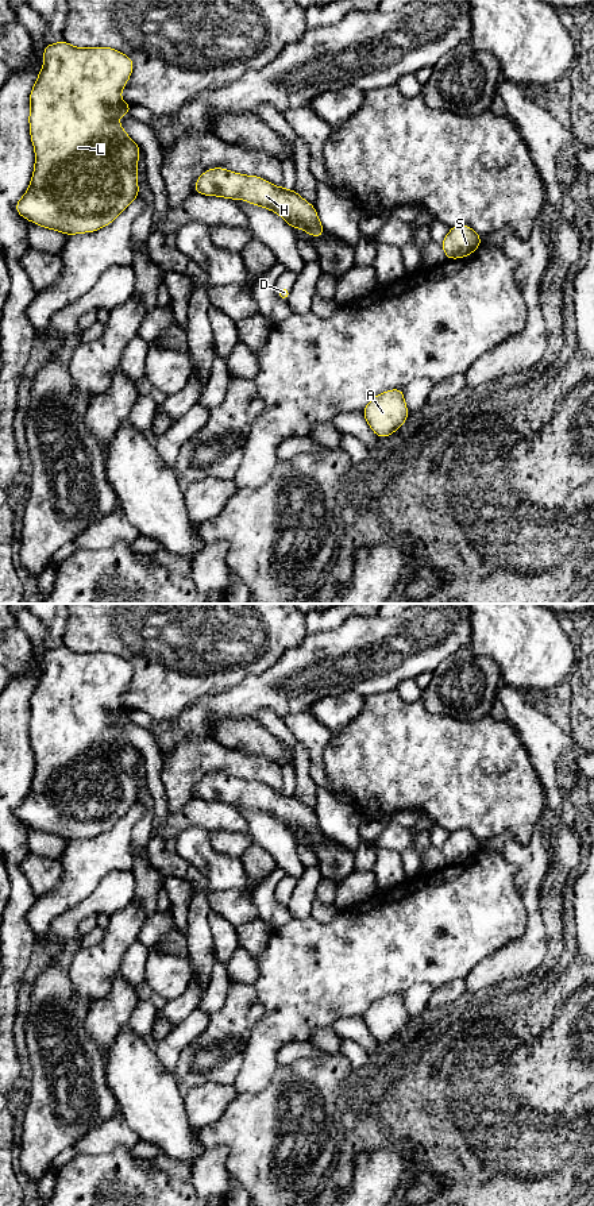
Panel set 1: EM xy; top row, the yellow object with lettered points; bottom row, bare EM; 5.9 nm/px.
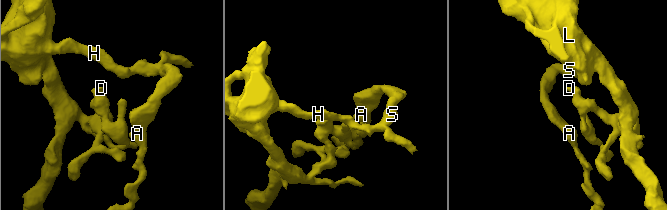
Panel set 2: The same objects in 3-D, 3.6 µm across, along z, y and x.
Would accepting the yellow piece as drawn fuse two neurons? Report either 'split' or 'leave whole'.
leave whole

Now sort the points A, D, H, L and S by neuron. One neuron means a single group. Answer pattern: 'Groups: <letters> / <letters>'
Groups: A D H L S

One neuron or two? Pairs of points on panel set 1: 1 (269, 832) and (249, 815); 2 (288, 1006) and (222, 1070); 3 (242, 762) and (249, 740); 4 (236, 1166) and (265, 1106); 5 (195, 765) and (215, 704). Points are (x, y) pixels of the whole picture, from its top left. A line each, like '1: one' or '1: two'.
1: one
2: two
3: two
4: one
5: two

